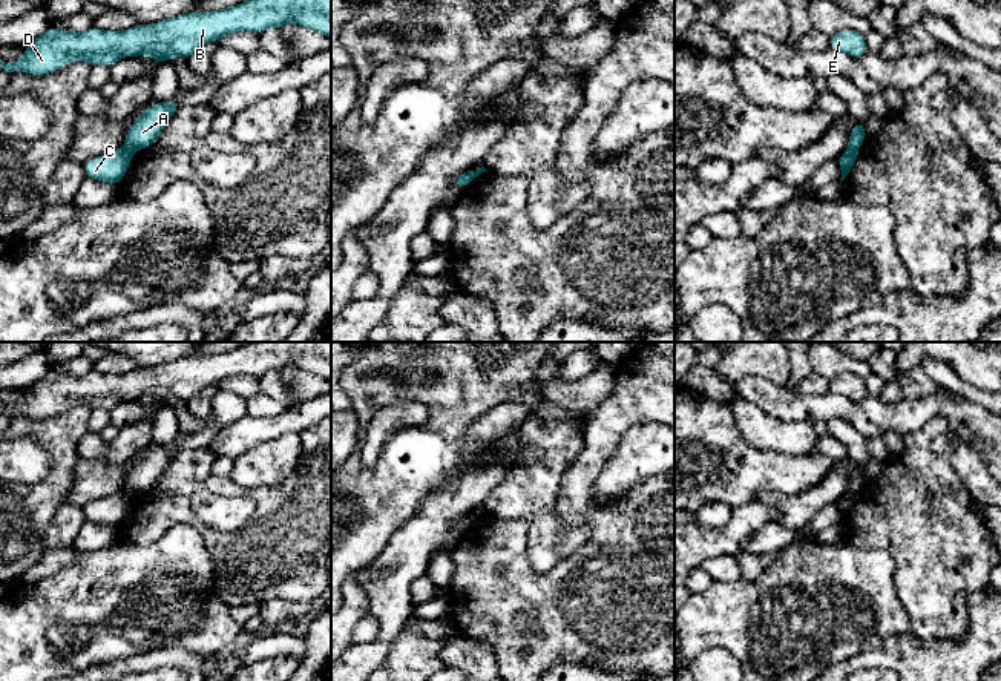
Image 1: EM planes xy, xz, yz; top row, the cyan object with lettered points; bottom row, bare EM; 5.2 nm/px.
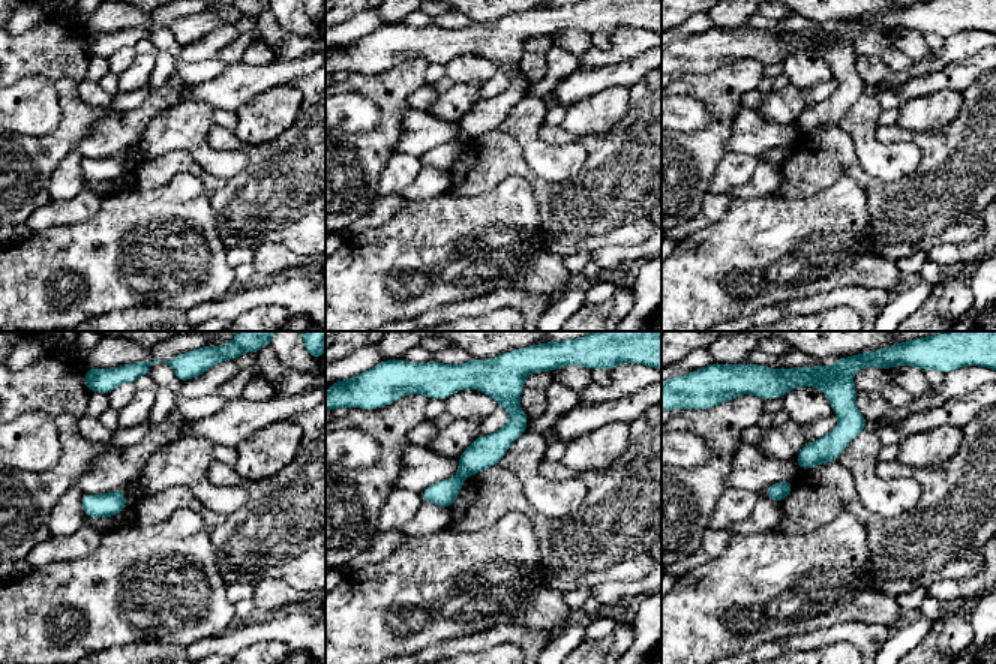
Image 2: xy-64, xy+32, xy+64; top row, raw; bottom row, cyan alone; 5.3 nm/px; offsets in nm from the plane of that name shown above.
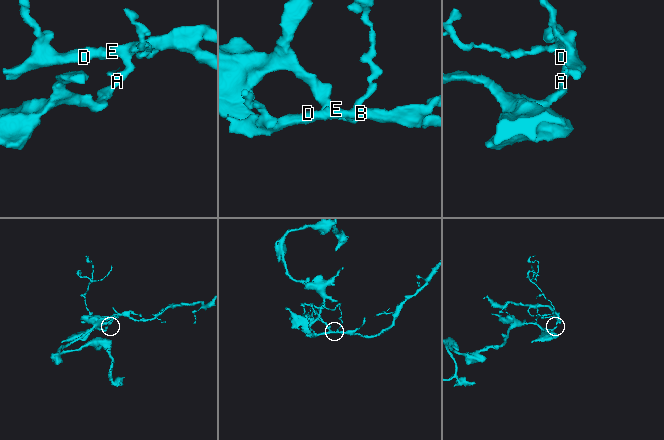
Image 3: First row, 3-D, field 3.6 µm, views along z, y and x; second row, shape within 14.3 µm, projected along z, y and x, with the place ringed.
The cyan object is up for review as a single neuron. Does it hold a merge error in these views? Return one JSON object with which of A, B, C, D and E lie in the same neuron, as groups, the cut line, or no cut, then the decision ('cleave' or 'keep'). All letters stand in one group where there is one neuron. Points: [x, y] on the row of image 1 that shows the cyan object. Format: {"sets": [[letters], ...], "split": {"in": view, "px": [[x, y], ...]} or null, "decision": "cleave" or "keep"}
{"sets": [["A", "B", "D", "E"], ["C"]], "split": {"in": "yz", "px": [[857, 148], [848, 151]]}, "decision": "cleave"}

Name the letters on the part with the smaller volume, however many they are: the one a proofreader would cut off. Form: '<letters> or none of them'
A, B, D, E

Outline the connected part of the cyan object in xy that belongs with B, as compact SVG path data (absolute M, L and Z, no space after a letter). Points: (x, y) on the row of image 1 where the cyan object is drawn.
M248 0L222 11L195 11L124 31L103 31L94 26L77 34L51 26L26 44L20 60L14 63L0 60L0 64L9 74L17 69L44 75L69 61L110 67L123 57L143 54L150 55L153 63L172 63L173 54L187 60L205 43L218 41L224 35L239 31L261 35L268 28L282 29L288 21L331 38L331 0Z

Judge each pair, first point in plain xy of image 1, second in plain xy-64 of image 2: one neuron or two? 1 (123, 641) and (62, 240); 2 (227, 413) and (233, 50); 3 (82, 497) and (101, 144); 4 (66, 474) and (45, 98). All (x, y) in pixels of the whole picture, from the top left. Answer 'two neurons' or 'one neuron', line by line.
1: one neuron
2: one neuron
3: one neuron
4: two neurons

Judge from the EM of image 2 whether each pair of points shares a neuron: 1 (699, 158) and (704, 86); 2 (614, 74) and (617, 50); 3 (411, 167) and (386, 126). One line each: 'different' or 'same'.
1: same
2: different
3: different

